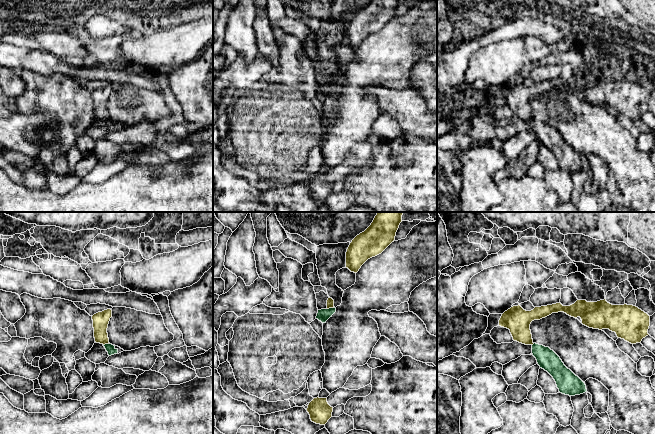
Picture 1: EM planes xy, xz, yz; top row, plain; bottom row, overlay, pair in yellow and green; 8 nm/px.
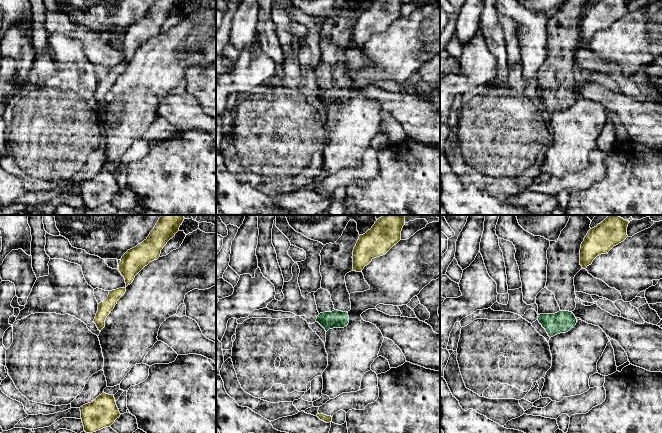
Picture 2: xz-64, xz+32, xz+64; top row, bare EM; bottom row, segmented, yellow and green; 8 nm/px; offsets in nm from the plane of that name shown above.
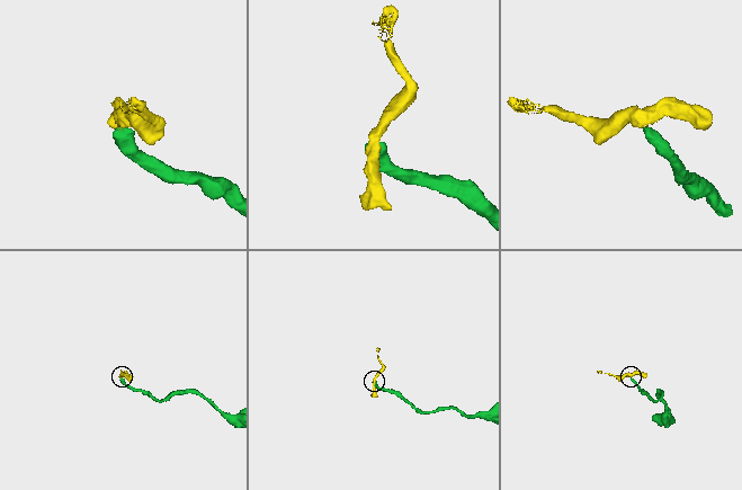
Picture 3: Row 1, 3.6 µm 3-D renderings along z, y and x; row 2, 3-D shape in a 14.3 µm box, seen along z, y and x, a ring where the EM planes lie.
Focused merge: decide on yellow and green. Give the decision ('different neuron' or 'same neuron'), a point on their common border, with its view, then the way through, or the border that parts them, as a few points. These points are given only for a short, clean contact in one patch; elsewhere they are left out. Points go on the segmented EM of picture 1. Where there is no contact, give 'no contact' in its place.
different neuron; contact xz (330, 307); border xz (334, 307), (327, 309)

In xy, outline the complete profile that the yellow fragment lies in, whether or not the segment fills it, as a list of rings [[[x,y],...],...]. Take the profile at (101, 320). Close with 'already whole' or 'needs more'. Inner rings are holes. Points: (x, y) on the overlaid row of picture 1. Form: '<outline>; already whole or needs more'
[[[111,309],[98,312],[92,316],[94,338],[96,343],[100,343],[103,345],[110,344],[107,328],[111,317],[112,317]]]; already whole

